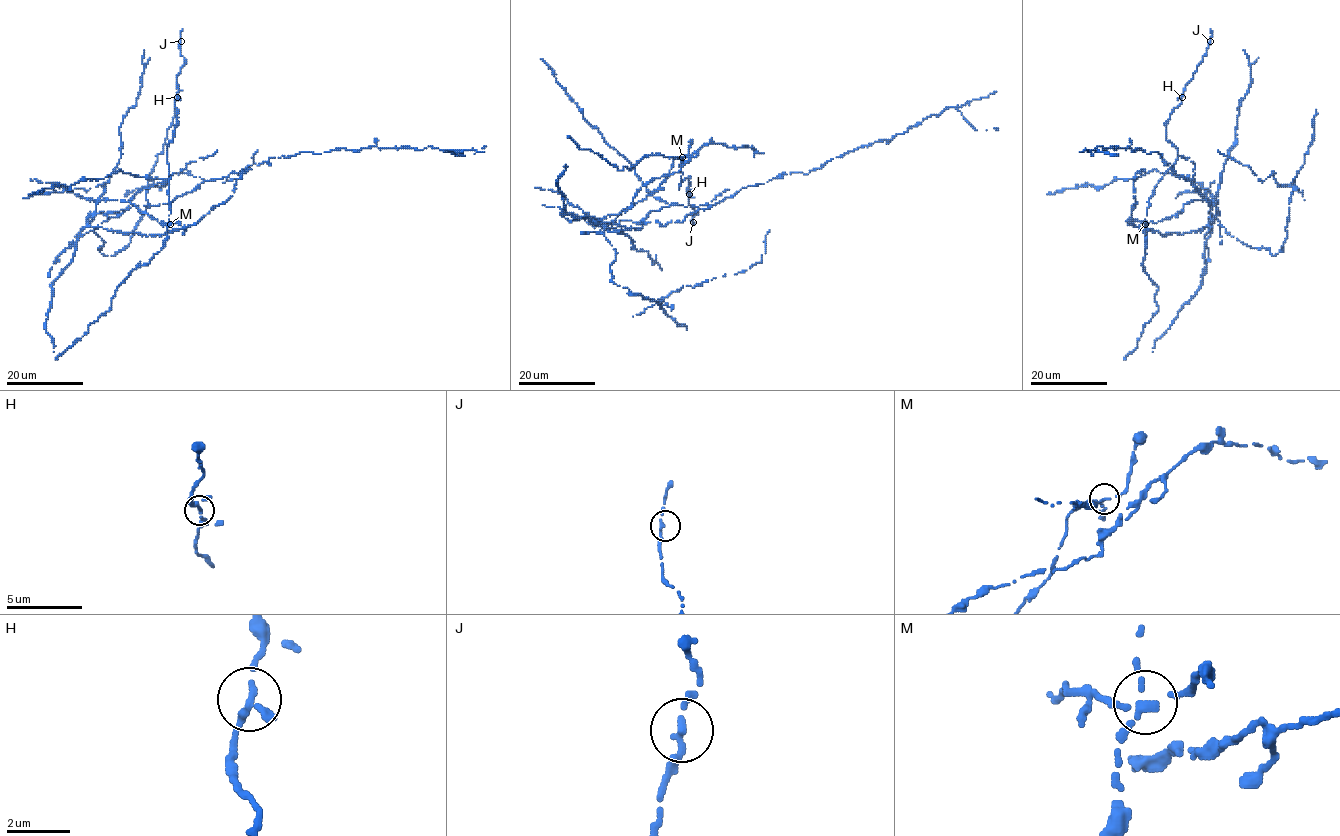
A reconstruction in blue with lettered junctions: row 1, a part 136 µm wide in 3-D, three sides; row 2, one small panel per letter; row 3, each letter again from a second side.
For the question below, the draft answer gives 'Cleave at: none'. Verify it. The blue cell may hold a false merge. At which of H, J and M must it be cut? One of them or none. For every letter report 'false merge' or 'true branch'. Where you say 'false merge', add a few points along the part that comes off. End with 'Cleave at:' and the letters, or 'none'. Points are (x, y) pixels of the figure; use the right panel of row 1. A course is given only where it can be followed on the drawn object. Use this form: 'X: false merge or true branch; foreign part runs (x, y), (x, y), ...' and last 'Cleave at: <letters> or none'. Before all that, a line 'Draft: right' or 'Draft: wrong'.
Draft: wrong
H: true branch
J: true branch
M: false merge
Cleave at: M

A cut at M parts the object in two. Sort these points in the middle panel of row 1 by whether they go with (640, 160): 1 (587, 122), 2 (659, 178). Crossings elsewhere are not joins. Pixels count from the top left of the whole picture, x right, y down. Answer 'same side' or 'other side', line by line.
1: other side
2: other side

